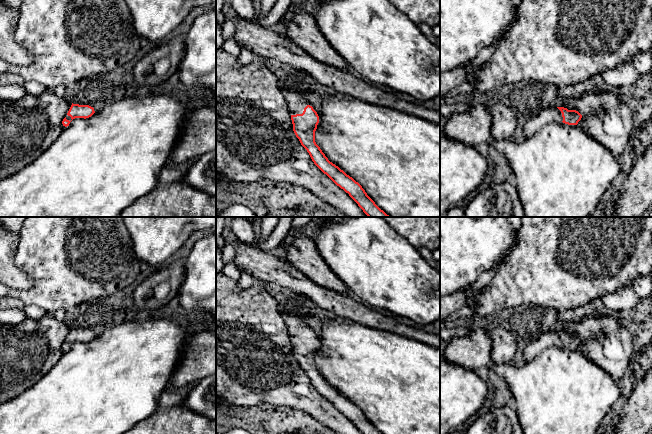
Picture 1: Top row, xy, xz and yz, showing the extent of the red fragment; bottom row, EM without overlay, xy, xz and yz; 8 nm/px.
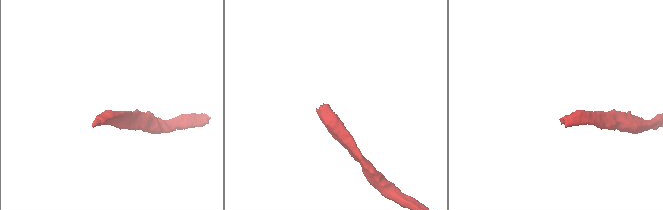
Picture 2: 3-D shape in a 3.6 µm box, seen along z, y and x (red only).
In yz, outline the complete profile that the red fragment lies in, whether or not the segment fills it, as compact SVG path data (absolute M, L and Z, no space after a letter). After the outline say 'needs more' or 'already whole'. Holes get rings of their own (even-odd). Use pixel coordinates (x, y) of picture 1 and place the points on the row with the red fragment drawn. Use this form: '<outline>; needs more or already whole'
M554 107L541 111L537 116L530 118L524 125L522 134L530 137L540 131L544 126L563 122L568 125L577 125L582 115L576 110L568 110L564 107Z; needs more

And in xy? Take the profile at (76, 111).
M71 105L67 115L62 121L63 126L69 126L70 122L75 118L89 118L95 113L94 108L89 105Z; needs more

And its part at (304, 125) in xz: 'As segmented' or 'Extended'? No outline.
Extended

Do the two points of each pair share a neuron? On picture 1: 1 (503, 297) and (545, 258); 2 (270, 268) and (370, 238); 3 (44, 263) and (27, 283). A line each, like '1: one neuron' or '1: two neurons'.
1: one neuron
2: two neurons
3: two neurons

